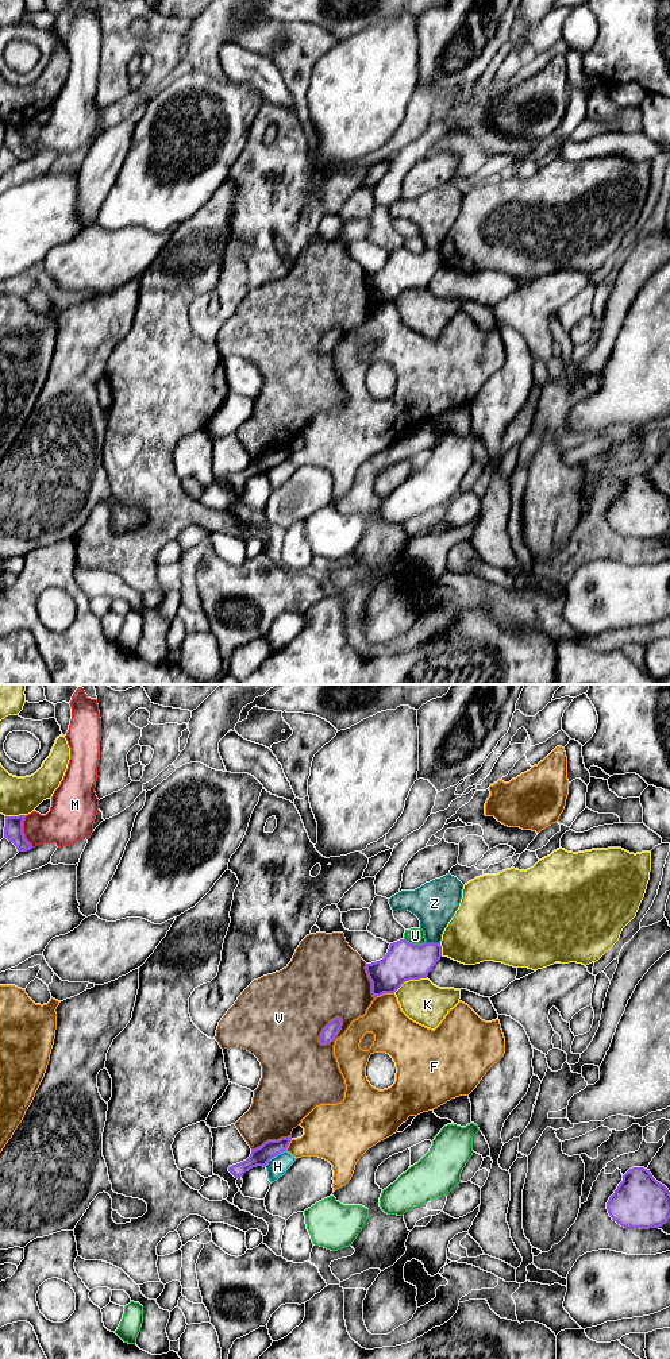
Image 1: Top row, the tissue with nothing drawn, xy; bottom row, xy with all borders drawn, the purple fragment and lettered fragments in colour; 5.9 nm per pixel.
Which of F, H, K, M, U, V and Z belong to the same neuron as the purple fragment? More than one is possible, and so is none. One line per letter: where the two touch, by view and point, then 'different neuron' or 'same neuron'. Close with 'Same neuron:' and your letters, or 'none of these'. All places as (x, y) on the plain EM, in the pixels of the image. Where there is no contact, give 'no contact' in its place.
F: contact xy (384, 301); different neuron
H: contact xy (274, 464); different neuron
K: contact xy (409, 288); different neuron
M: contact xy (22, 141); different neuron
U: contact xy (415, 254); different neuron
V: contact xy (323, 338); different neuron
Z: contact xy (432, 253); different neuron
Same neuron: none of these

